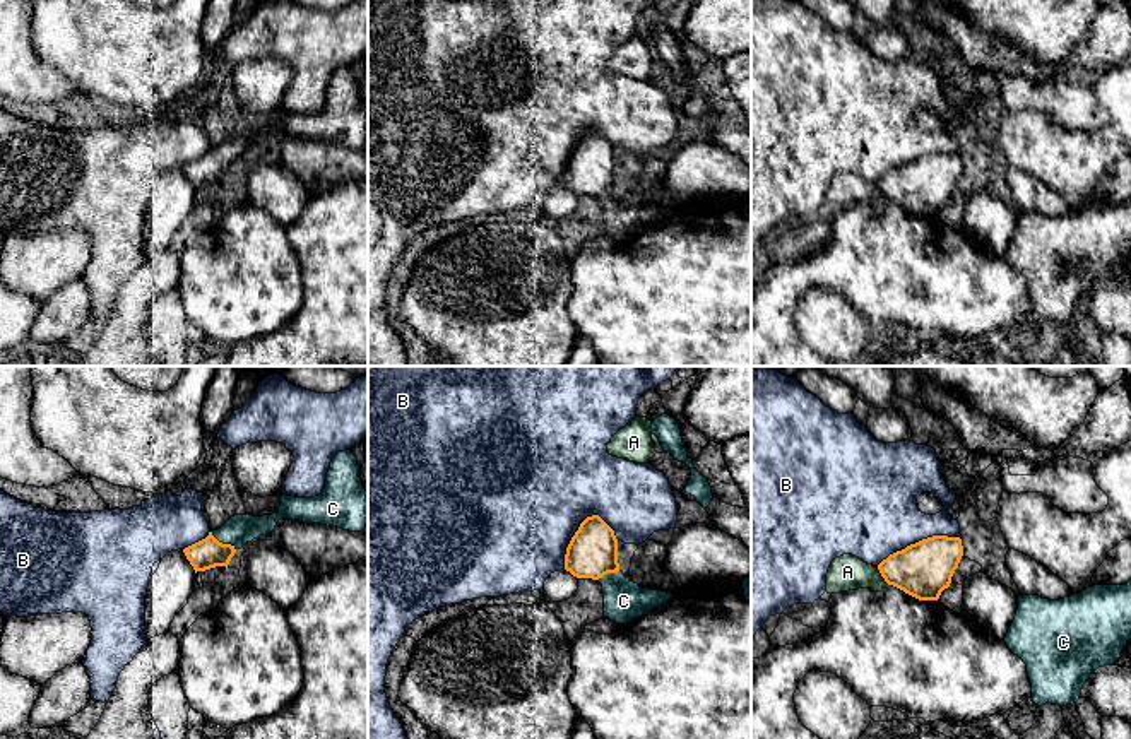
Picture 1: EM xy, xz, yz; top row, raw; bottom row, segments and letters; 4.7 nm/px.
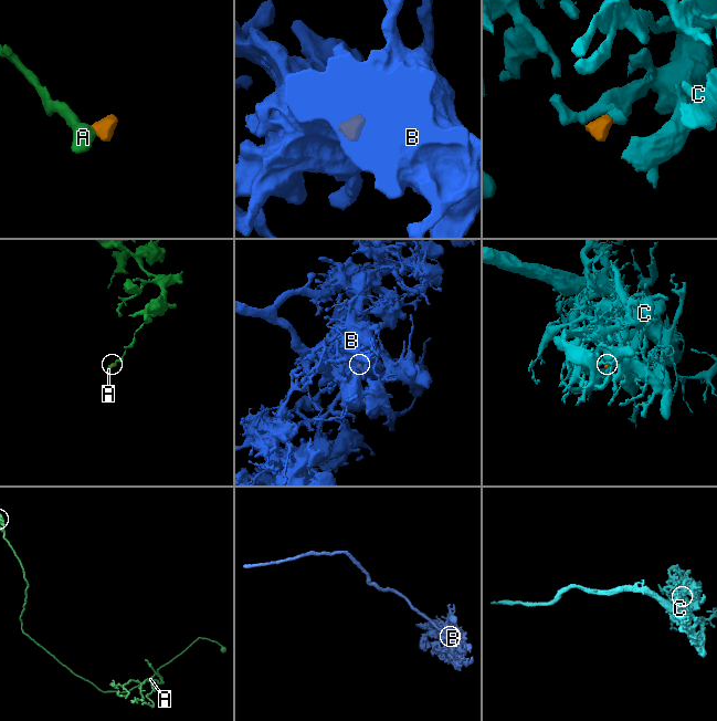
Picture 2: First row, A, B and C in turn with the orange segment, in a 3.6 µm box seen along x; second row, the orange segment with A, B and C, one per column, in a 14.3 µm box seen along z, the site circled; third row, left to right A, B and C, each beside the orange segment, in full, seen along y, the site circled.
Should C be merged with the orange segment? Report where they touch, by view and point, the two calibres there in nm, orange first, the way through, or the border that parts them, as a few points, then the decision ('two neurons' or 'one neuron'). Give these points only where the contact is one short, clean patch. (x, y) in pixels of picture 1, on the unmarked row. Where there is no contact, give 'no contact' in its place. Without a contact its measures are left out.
contact xy (221, 159); calibres 140 and 140 nm; way xy (207, 170), (221, 159), (240, 146); one neuron

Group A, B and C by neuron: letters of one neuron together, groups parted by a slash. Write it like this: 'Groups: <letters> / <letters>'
Groups: A / B / C

